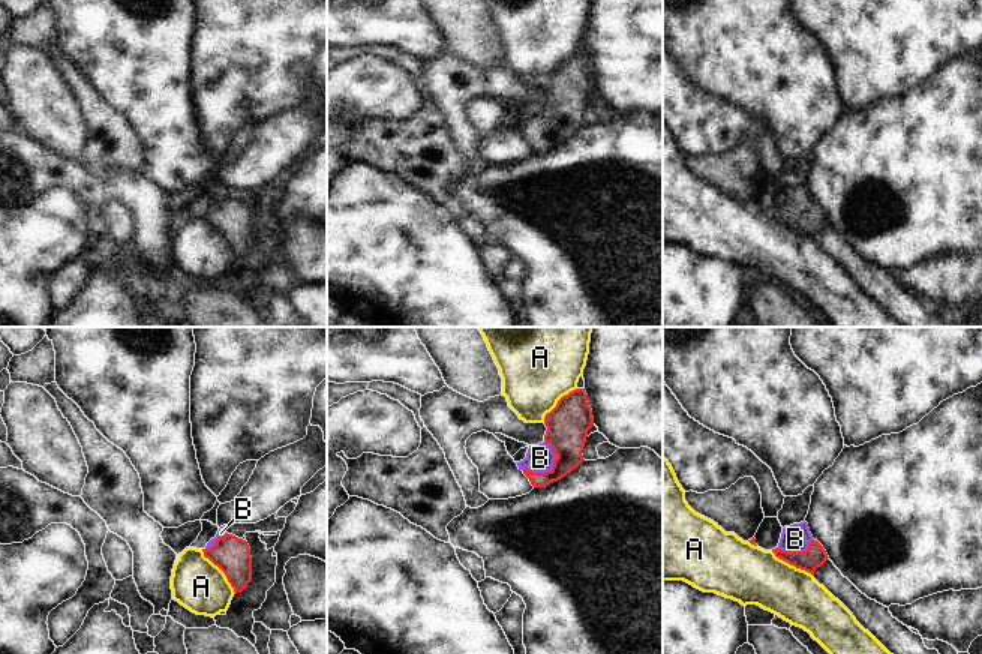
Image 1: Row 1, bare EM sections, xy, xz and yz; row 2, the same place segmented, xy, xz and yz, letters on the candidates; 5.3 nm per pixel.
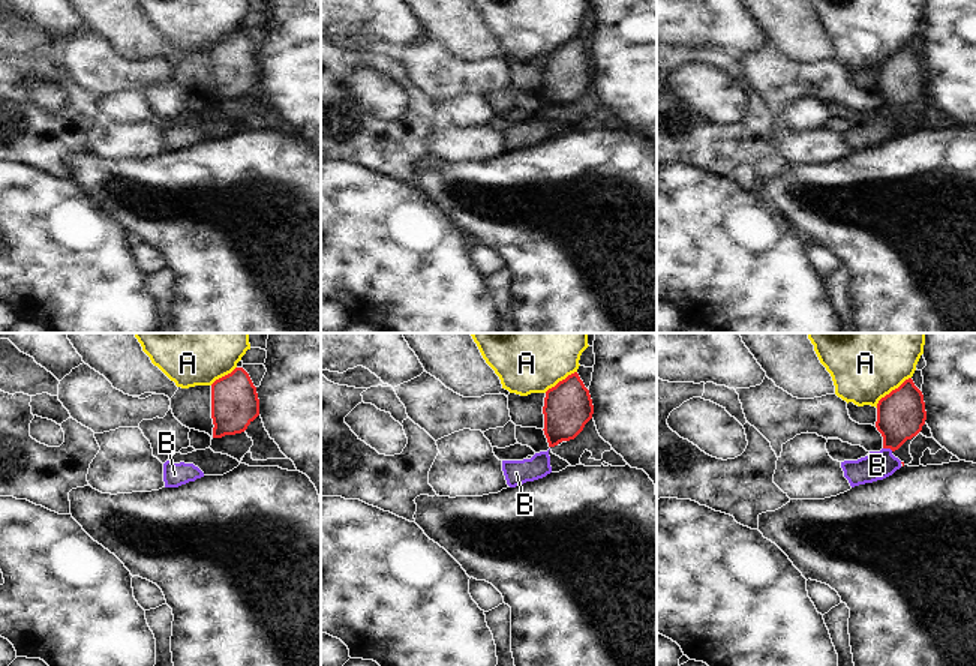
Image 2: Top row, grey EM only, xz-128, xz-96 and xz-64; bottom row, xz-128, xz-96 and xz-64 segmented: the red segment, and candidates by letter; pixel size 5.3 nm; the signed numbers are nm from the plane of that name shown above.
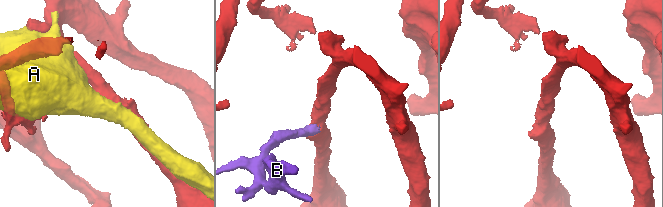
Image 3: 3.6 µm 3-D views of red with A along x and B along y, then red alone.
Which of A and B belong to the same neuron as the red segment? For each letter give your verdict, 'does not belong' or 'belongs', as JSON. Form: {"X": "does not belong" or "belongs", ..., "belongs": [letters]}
{"A": "does not belong", "B": "belongs", "belongs": ["B"]}

